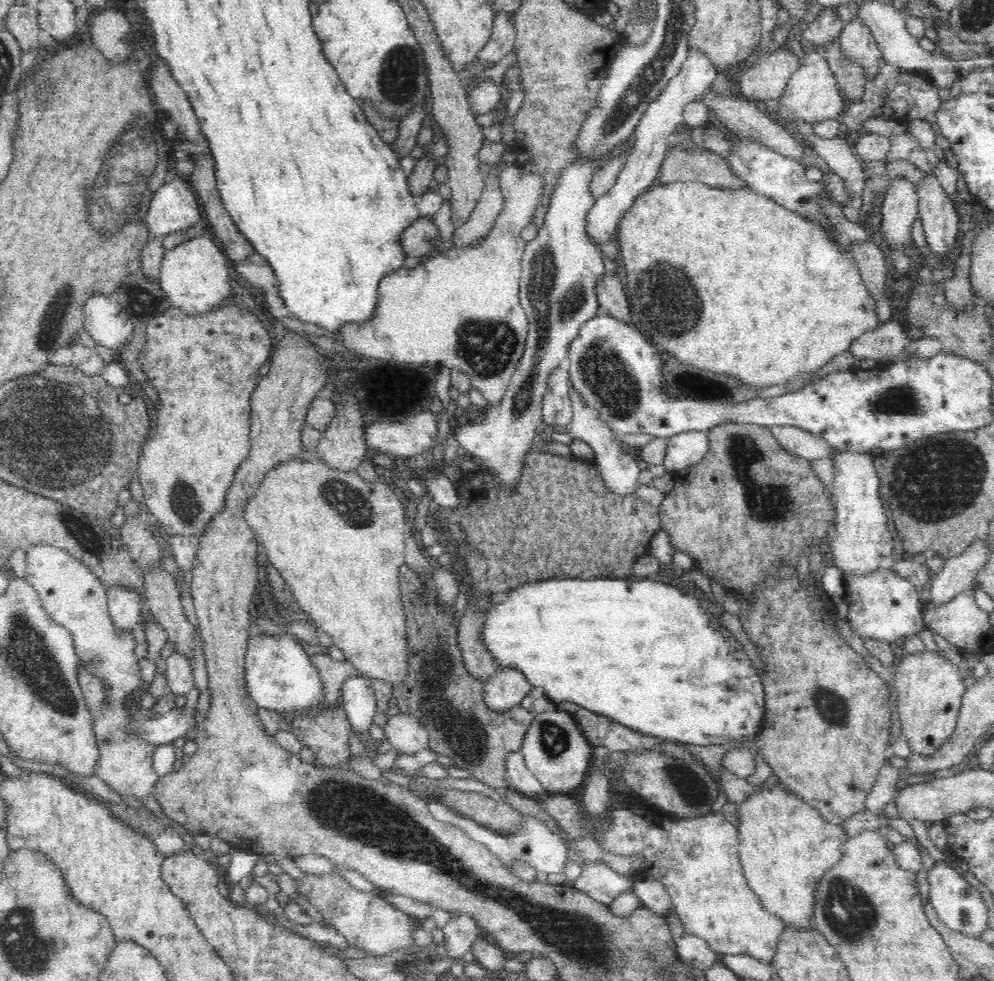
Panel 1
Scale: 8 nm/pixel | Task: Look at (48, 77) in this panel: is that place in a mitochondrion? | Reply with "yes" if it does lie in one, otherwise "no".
yes

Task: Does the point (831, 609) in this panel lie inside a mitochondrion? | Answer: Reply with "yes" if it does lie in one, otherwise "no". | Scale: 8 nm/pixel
no

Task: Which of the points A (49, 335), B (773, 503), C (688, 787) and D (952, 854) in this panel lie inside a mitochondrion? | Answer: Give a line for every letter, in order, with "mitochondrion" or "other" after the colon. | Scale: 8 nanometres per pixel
A: mitochondrion
B: mitochondrion
C: mitochondrion
D: other

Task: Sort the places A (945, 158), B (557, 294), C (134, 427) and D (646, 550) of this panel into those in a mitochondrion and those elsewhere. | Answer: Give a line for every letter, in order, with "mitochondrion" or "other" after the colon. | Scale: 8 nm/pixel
A: other
B: mitochondrion
C: other
D: other

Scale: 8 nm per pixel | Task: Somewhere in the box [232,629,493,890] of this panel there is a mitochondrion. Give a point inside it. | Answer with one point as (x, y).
(462, 726)

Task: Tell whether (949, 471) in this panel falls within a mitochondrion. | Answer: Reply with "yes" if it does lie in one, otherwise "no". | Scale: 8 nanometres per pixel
yes

